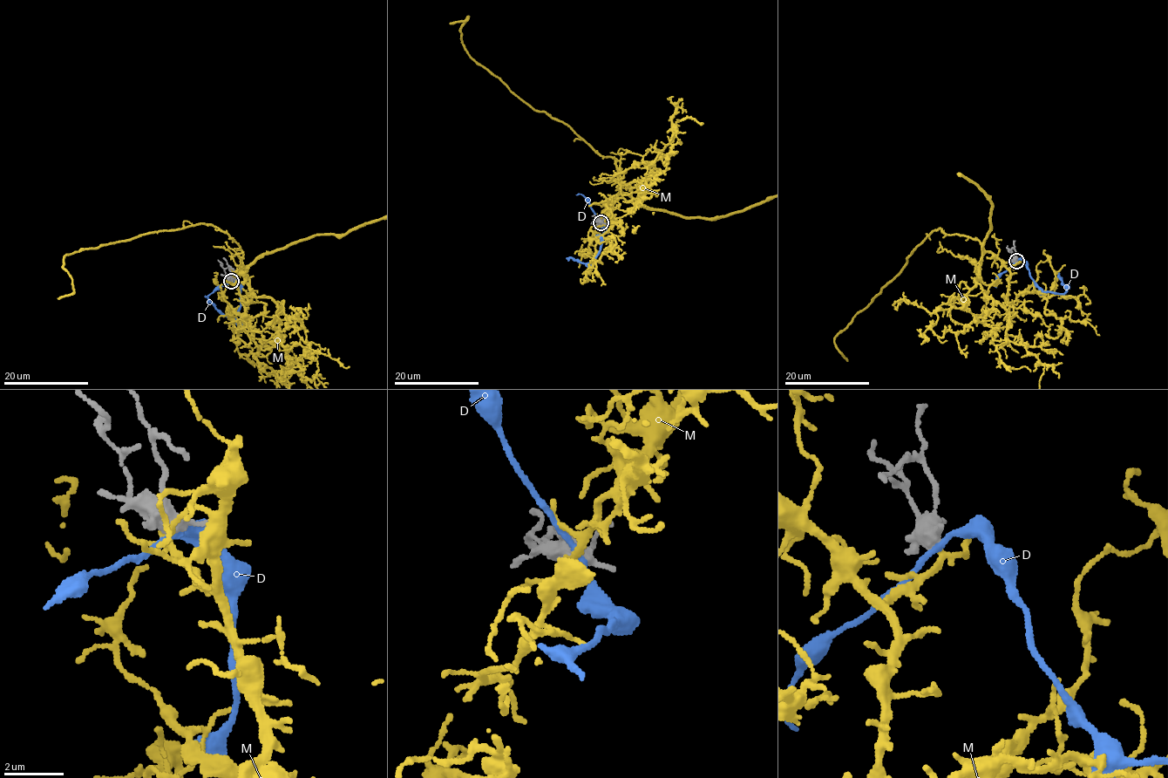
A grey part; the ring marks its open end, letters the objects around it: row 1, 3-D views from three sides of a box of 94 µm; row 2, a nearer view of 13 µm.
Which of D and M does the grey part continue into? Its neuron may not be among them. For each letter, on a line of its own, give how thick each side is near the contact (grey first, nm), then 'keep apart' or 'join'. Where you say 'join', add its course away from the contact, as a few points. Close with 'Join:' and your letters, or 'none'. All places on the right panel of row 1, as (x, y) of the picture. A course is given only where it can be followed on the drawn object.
D: 380/180 nm | keep apart
M: 440/180 nm | join
Join: M

